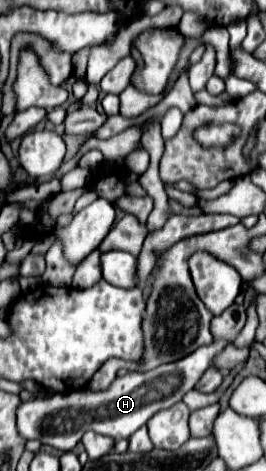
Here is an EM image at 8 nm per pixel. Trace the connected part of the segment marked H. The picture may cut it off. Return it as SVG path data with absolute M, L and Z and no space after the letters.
M215 340L209 346L201 346L201 350L195 350L193 354L177 362L163 364L155 370L147 370L147 372L131 370L123 378L117 378L111 384L111 388L103 392L93 392L89 388L83 388L67 394L55 394L49 398L35 398L35 400L21 402L21 406L17 408L17 430L25 440L39 440L43 446L49 444L63 452L73 450L87 430L93 430L103 436L111 436L115 440L129 438L143 424L147 424L147 420L153 414L181 402L183 396L189 390L193 390L193 386L199 382L205 370L213 366L213 358L231 344L233 342L229 340Z

